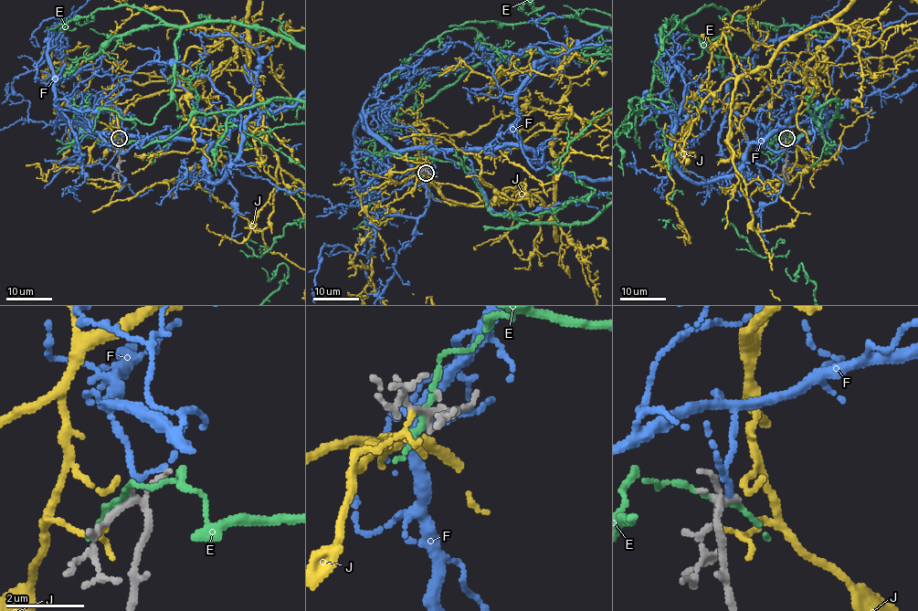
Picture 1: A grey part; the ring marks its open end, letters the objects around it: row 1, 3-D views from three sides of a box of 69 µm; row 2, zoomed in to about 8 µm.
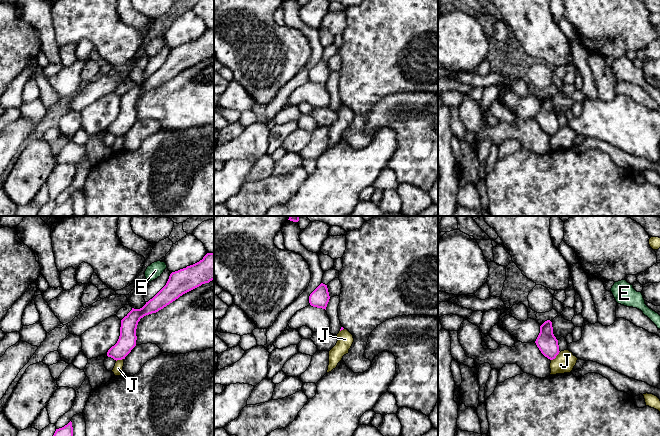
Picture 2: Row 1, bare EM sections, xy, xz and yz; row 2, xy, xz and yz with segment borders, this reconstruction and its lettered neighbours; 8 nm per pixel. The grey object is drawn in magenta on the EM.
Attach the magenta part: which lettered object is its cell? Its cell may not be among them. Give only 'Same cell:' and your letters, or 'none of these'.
Same cell: F

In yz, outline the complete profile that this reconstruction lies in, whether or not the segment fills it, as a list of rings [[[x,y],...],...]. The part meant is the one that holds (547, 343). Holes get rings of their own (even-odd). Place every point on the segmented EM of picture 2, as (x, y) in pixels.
[[[550,320],[545,321],[540,326],[540,333],[535,343],[541,353],[550,360],[555,359],[559,354],[558,340],[553,334],[552,322]]]

